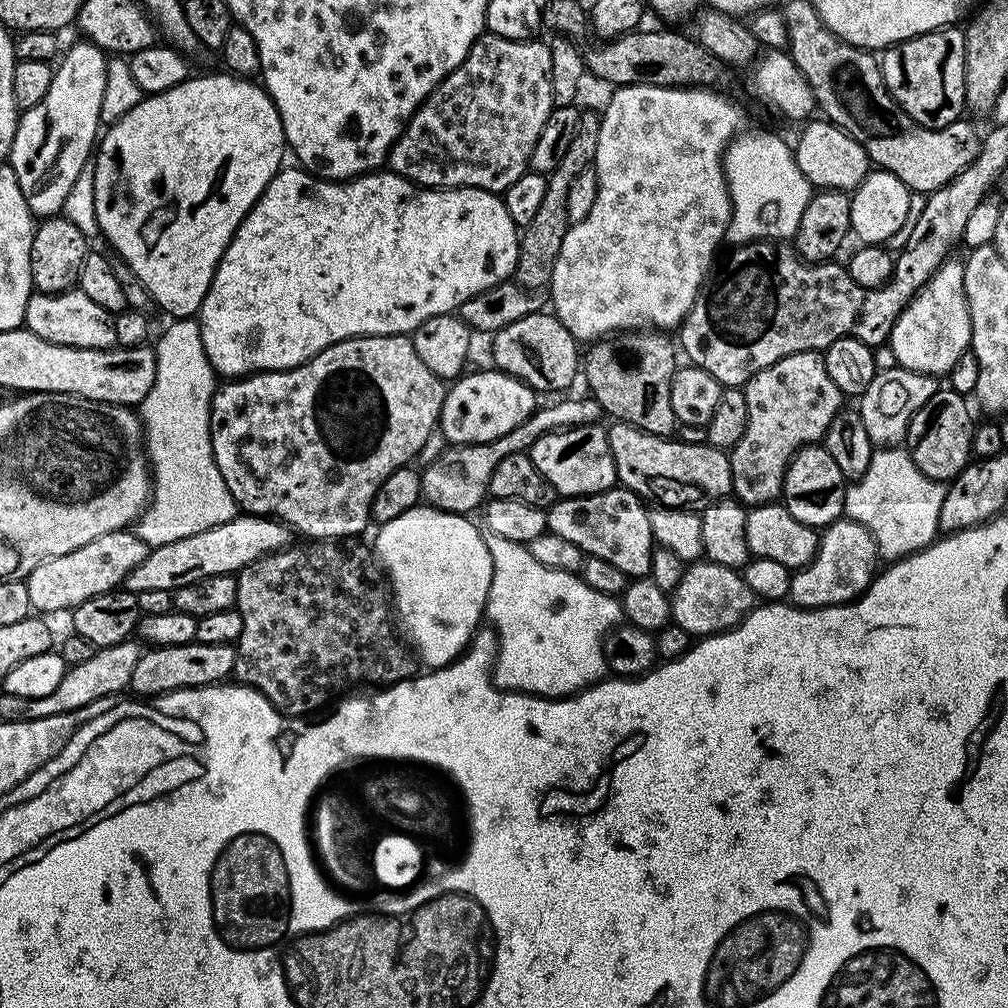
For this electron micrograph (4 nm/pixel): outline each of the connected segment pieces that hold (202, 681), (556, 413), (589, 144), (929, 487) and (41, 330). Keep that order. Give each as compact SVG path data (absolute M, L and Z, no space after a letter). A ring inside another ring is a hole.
M194 639L178 646L152 646L141 651L138 666L130 674L130 688L137 697L151 698L187 688L223 684L232 676L235 661L235 644L203 644Z
M583 394L577 400L564 400L568 398L556 398L553 404L537 407L532 415L526 417L510 434L502 434L494 442L482 442L481 444L457 444L445 447L445 452L437 460L428 464L428 469L420 472L420 481L424 491L423 499L433 508L439 508L442 512L459 512L472 514L472 511L481 507L482 501L488 496L490 486L490 474L494 474L498 462L506 458L506 454L518 454L528 452L542 438L551 432L560 432L563 428L577 428L587 424L600 424L602 411L599 402L592 396Z
M581 111L578 118L578 130L574 130L574 139L570 142L562 162L553 172L547 173L548 185L546 194L530 226L520 232L520 253L514 273L514 280L521 288L529 290L544 290L552 283L554 262L558 262L558 250L562 250L562 242L566 238L568 229L568 215L566 214L566 197L570 194L570 182L582 174L582 170L593 167L598 150L598 134L600 133L601 113Z
M881 447L873 451L866 474L847 485L844 516L866 526L875 538L877 555L883 561L895 562L935 541L946 489L941 481L926 478L905 449Z
M78 290L33 291L26 306L24 327L29 332L38 334L38 338L46 338L46 342L54 342L58 346L74 346L86 350L106 350L117 347L113 313L102 310L102 306L96 305L91 298L86 298L86 294Z

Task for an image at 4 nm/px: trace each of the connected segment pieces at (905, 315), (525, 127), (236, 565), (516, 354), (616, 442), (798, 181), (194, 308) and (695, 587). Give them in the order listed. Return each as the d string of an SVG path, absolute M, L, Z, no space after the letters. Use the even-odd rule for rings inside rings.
M949 258L930 278L930 282L902 310L894 322L890 345L897 365L922 375L943 377L951 372L955 363L969 351L972 342L970 310L964 289L964 266L956 258ZM943 374L943 375L942 375Z
M486 32L472 44L470 54L464 59L461 68L454 71L442 81L439 86L428 95L418 106L418 110L408 120L403 134L394 142L391 152L386 161L387 167L398 175L420 185L421 188L481 188L487 192L502 194L522 178L524 172L529 171L528 163L530 154L534 150L534 142L538 142L538 134L542 134L542 126L546 126L546 118L550 118L553 110L552 87L550 86L550 47L543 44L540 38L531 40L504 40L497 35Z
M238 514L230 522L222 522L210 530L202 530L202 534L190 534L190 538L178 538L178 542L166 542L166 546L151 549L146 562L130 570L123 587L135 593L174 590L190 586L214 574L239 574L246 565L253 564L258 558L291 548L293 543L294 532L287 524L271 516Z
M541 310L522 317L510 326L498 330L492 337L492 360L497 369L507 376L518 378L537 393L564 394L575 382L582 368L582 352L578 342L562 326L554 314Z
M612 422L607 425L610 454L614 458L617 481L623 487L629 488L635 496L647 497L648 488L657 505L665 508L687 509L701 502L723 500L732 491L732 471L728 461L729 453L722 448L713 448L707 442L701 444L683 444L677 438L655 436L635 428L634 425Z
M741 131L724 149L724 177L728 183L728 193L732 199L732 217L728 223L729 245L751 244L753 240L787 241L795 237L798 222L802 222L802 210L806 210L806 202L812 196L813 185L798 170L796 153L793 145L788 144L780 136L772 132Z
M219 70L213 76L196 76L181 81L164 92L156 95L145 95L143 100L130 110L130 114L122 114L118 122L107 125L106 131L99 137L98 147L94 152L94 208L98 210L98 226L103 239L108 239L116 247L115 255L138 274L142 286L152 295L153 301L169 312L172 318L192 318L197 315L206 298L206 290L210 290L216 268L220 265L226 246L234 238L238 226L246 218L246 214L258 202L258 198L266 190L266 186L276 177L285 163L286 145L282 118L270 98L267 88L255 79L234 76L227 70Z
M707 562L689 563L682 574L682 582L678 582L678 586L670 594L670 599L672 620L693 638L729 632L747 618L758 600L737 569Z

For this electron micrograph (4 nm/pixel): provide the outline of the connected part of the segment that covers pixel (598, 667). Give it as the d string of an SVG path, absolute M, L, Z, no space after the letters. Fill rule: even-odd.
M484 532L486 550L492 559L492 581L486 609L486 620L498 637L496 662L492 665L492 683L503 692L527 692L529 696L563 698L606 676L604 638L622 620L622 609L615 596L598 594L575 572L550 570L537 562L527 546Z

